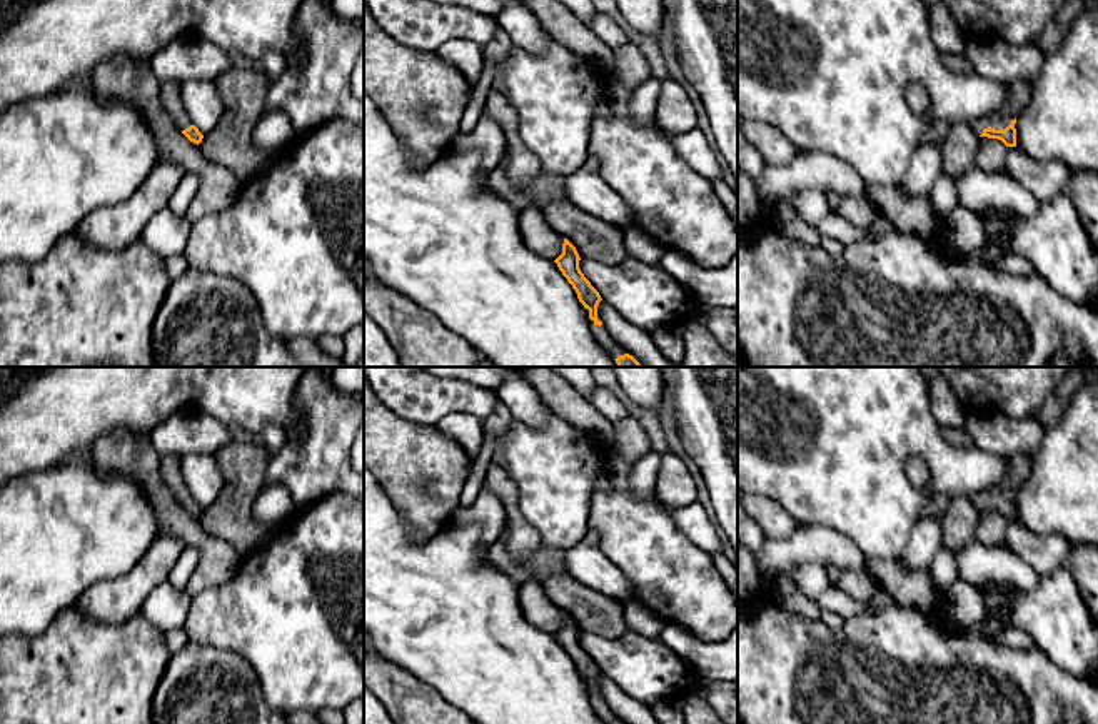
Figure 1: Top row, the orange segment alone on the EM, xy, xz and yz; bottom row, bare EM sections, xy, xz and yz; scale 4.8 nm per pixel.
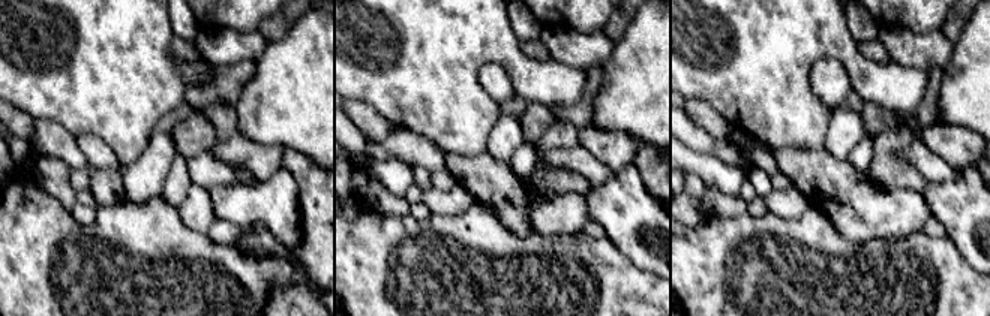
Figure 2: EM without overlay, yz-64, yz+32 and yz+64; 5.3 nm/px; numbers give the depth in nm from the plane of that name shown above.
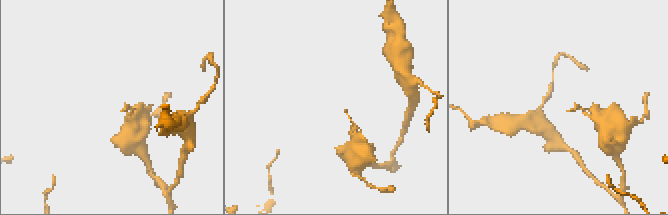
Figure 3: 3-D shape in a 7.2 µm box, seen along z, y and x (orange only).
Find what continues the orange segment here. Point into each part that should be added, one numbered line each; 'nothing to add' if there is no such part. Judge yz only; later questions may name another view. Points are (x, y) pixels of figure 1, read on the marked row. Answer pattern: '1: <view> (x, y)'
1: yz (1018, 90)

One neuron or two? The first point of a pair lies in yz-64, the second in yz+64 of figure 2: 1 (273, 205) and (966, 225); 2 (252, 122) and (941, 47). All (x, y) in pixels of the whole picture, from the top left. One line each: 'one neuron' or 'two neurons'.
1: one neuron
2: two neurons

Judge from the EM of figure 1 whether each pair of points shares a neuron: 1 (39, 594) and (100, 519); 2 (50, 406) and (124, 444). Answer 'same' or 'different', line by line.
1: same
2: different

